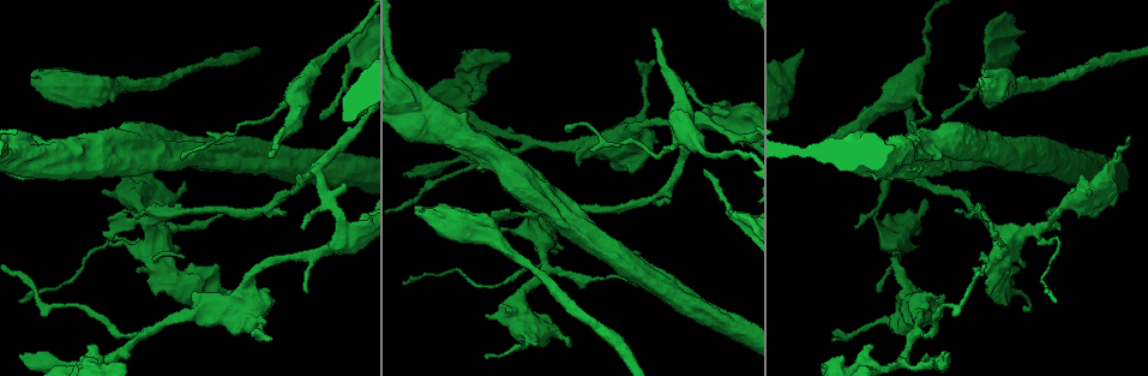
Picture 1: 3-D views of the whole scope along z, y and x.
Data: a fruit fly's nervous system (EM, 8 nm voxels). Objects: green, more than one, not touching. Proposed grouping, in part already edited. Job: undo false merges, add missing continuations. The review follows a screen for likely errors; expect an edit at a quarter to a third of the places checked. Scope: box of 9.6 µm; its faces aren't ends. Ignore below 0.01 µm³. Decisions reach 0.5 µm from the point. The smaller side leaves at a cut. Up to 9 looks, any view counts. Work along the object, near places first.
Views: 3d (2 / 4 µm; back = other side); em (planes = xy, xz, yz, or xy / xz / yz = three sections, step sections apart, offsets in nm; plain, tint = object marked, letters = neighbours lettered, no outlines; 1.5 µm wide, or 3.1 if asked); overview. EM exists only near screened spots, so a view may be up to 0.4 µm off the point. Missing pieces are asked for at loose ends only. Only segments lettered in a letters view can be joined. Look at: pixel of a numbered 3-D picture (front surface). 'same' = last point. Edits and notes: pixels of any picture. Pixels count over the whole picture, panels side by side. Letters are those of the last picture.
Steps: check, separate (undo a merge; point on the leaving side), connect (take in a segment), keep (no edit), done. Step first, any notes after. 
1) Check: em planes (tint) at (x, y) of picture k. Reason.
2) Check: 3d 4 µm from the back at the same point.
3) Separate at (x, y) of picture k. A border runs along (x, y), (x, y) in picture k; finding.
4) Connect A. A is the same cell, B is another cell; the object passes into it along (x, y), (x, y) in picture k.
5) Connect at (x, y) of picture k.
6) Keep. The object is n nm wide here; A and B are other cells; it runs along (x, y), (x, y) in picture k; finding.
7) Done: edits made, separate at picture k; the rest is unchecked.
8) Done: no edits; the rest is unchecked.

Check: 3d 2 µm from the back at (269, 151) of picture 1. An open end.

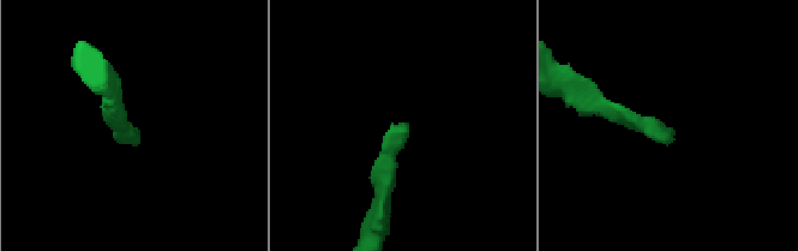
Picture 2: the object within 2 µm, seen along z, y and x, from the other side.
Check: em yz step 8 (tint) at (405, 125) of picture 2. Now the EM.

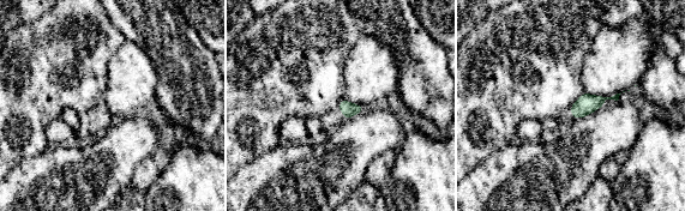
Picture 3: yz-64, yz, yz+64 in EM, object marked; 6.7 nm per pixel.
Check: em planes (letters) at the same point.

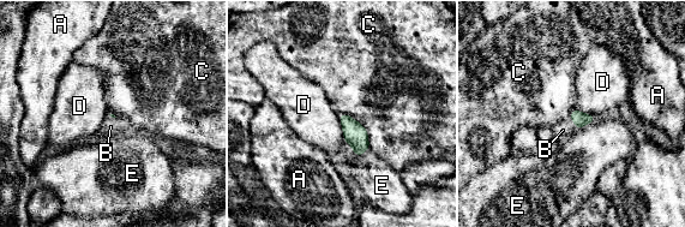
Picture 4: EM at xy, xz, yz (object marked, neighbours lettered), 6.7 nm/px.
Connect B. B is the same cell, A, C, D and E are other cells; the object passes into it along (580, 119), (574, 121), (563, 130) in picture 4; the neuron continues.

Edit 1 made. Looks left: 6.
Check: overview. Redraw.

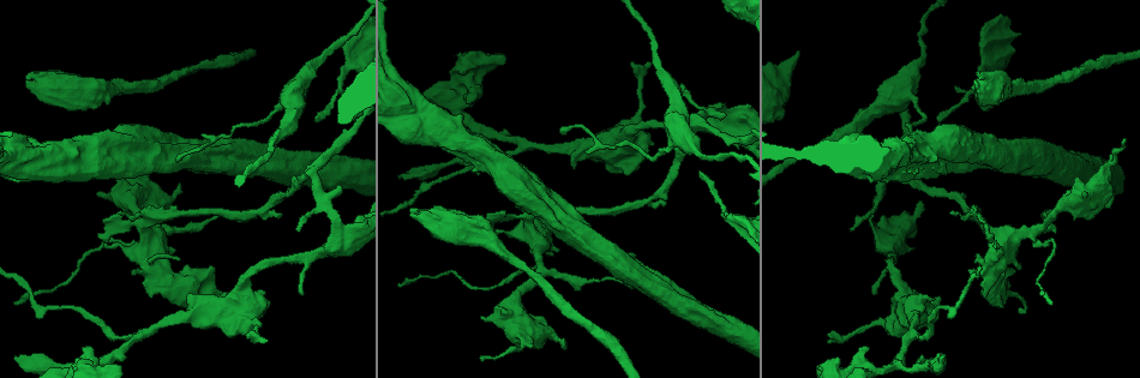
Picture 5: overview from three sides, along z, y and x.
Check: 3d 4 µm at (980, 53) of picture 5. Branch stops here.

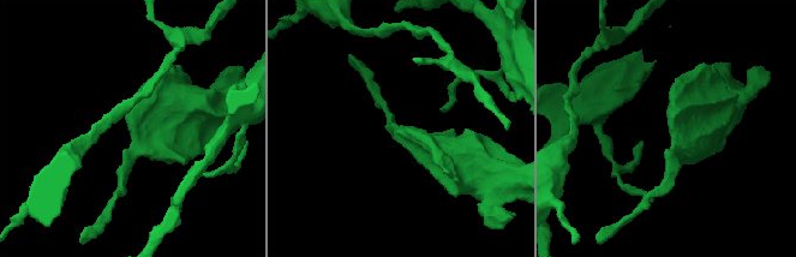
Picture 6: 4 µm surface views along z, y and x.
Check: em xy step 8 (tint) at (673, 124) of picture 6. Need the tissue.

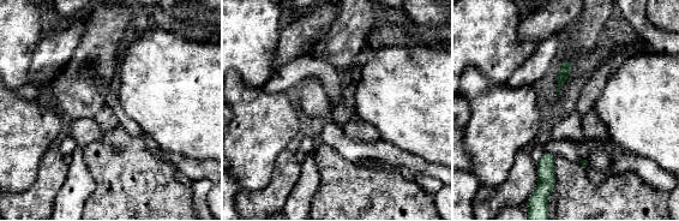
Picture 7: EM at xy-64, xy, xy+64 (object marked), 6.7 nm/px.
Check: em planes (letters) at the same point.

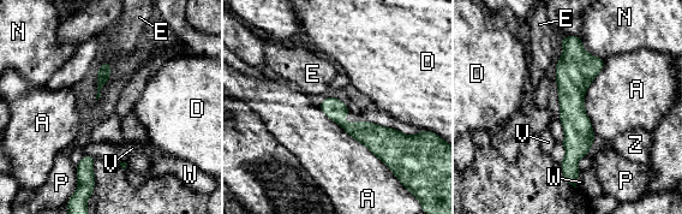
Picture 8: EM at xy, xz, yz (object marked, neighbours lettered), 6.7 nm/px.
Keep. The longest contact is with A, 650 nm; A, D, E, N, P, V, W and Z are other cells; none of them fits.

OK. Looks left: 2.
Check: em planes (tint) at (1050, 209) of picture 5. Thin end.

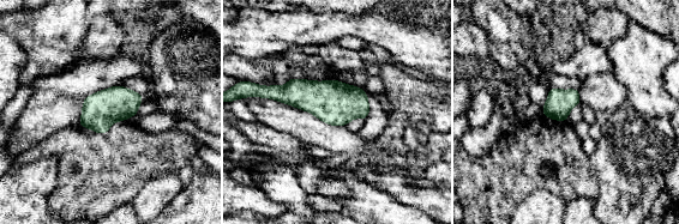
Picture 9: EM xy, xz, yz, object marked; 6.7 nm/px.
Check: em planes (letters) at the same point.

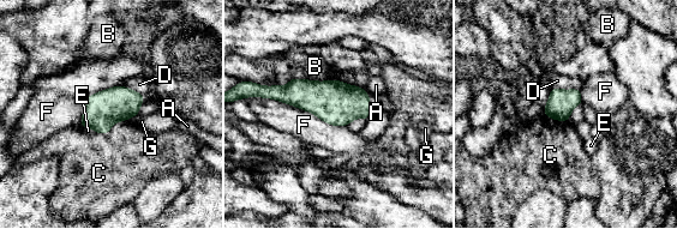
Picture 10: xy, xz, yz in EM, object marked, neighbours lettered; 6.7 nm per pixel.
Keep. The longest contact is with F, 600 nm; A, B, C, D, E, F and G are other cells; a border runs along (552, 86), (580, 90) in picture 10; none of them fits.

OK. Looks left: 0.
Done: edits made, connect at picture 4; the rest is unchecked.

